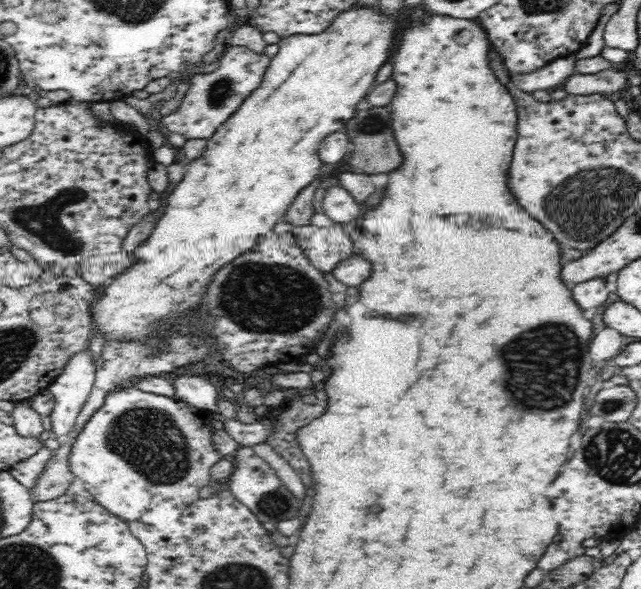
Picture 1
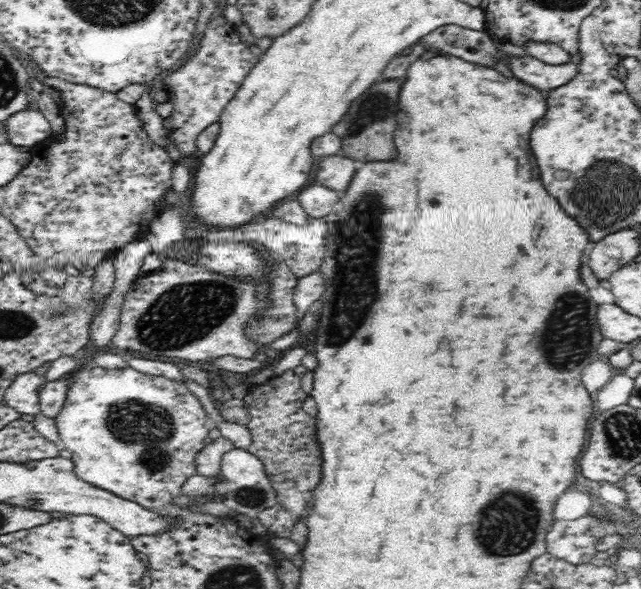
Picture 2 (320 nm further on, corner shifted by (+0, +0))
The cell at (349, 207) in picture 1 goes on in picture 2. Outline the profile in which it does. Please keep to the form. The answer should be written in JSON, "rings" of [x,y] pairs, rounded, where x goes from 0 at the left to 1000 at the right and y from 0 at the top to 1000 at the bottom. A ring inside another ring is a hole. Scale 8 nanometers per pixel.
{"rings":[[[490,312],[471,319],[463,331],[463,340],[480,368],[501,372],[518,362],[529,333],[530,328],[516,319]]]}

